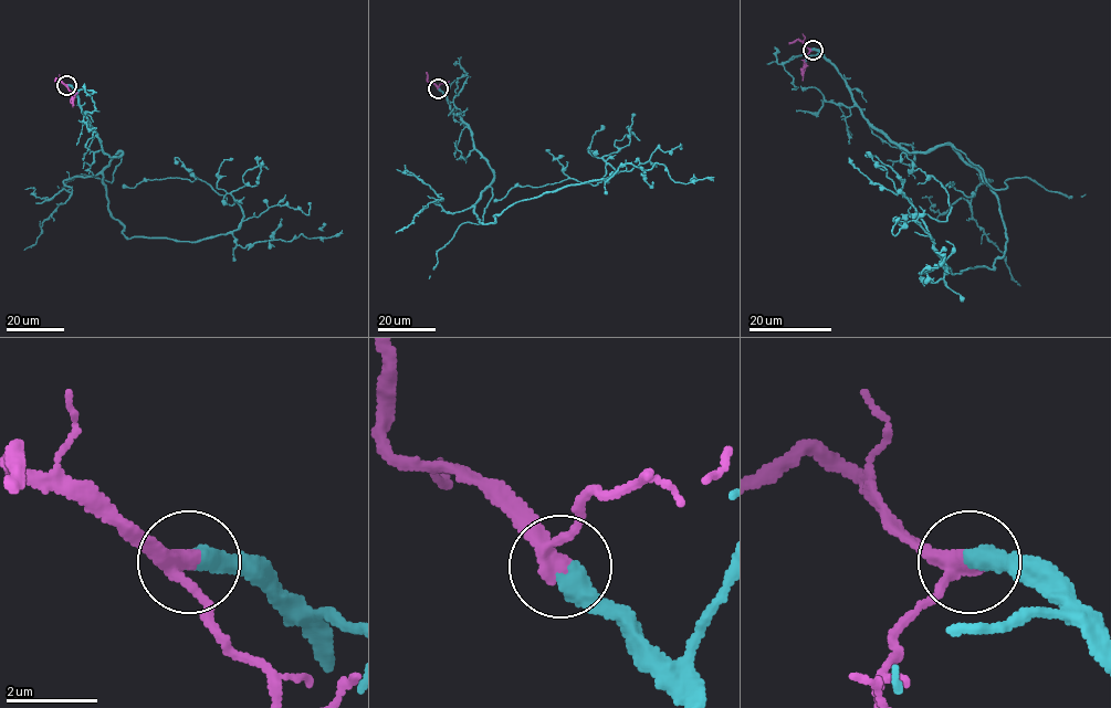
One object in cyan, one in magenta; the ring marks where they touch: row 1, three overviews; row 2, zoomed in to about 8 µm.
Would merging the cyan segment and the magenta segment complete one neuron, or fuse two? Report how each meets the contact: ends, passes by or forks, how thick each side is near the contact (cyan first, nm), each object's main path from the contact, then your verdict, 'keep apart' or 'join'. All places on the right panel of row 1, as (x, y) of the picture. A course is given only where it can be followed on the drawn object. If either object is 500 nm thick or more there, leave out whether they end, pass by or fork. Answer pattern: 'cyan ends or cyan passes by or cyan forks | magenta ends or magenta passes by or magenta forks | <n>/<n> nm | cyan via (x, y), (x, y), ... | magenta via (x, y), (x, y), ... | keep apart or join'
500/320 nm | cyan via (811, 49), (996, 198), (1004, 254), (953, 274), (920, 217), (974, 192) | magenta via (811, 49), (804, 61), (803, 80) | join

